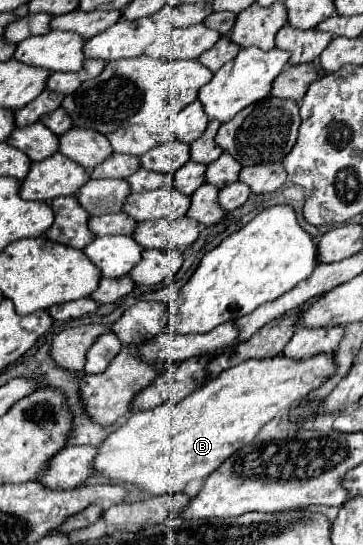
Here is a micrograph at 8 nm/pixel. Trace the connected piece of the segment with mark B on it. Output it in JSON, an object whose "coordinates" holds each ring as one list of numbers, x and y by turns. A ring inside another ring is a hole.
{"coordinates":[[282,353,264,361,244,361,206,381,176,405,162,403,152,411,134,411,98,447,94,467,100,475,136,483,150,495,174,495,194,479,204,479,232,453,252,443,258,431,280,413,288,413,310,391,336,373,336,353,294,361]]}

